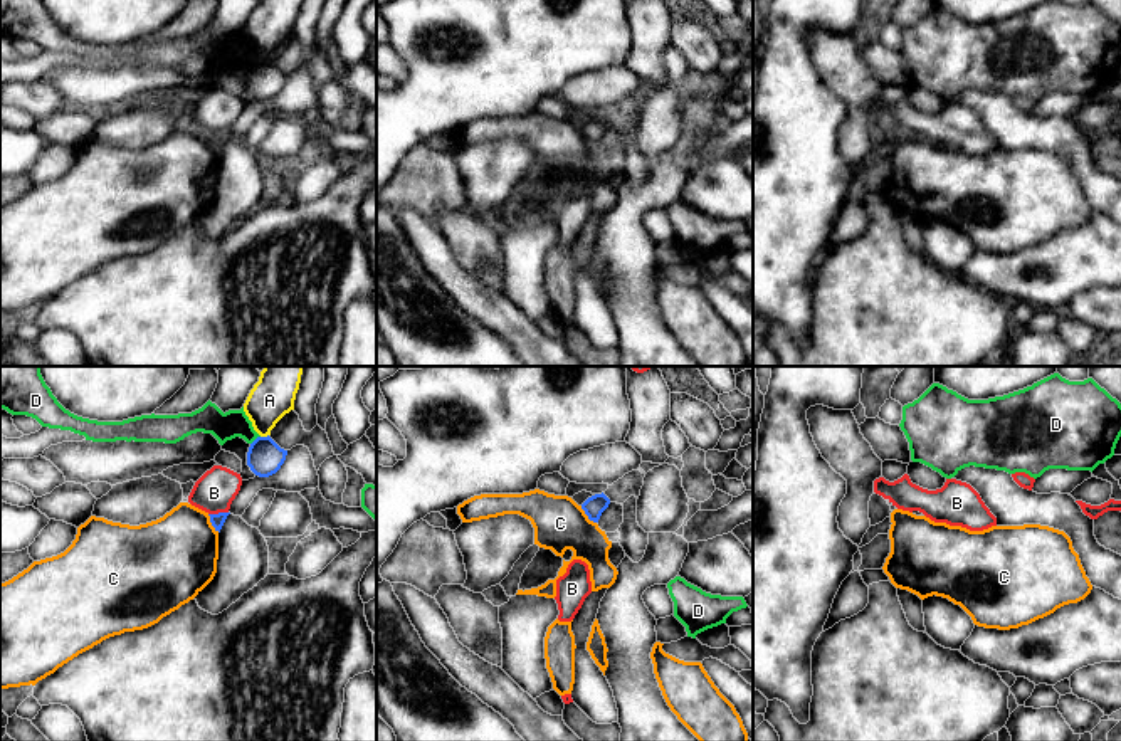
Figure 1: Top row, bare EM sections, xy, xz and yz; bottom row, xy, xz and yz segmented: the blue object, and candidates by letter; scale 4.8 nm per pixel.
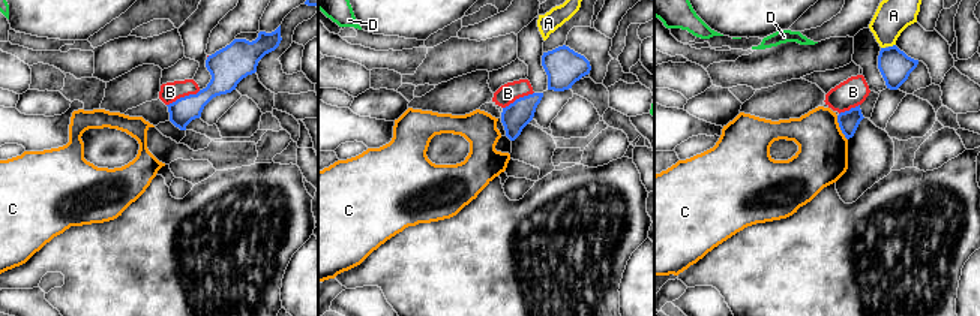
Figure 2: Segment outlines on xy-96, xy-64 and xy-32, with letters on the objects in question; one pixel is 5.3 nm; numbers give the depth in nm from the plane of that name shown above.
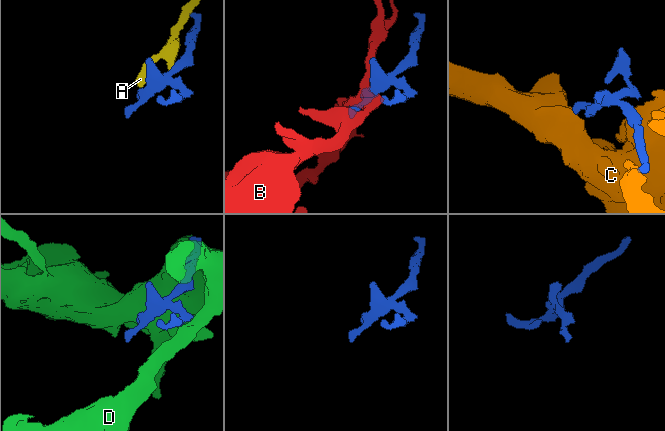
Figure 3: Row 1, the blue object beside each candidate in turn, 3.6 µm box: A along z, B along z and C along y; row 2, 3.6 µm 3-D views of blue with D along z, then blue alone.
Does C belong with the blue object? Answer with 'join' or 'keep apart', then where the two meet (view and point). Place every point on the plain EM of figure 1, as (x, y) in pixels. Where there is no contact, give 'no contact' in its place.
keep apart | xz (587, 138)

